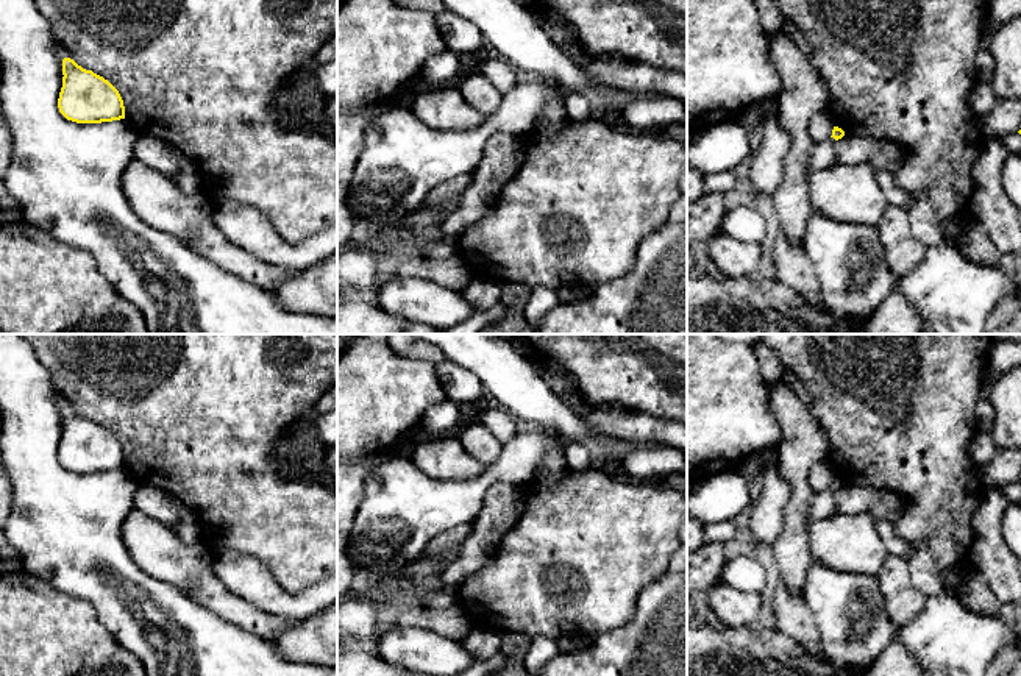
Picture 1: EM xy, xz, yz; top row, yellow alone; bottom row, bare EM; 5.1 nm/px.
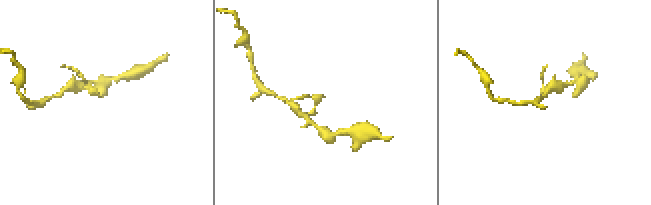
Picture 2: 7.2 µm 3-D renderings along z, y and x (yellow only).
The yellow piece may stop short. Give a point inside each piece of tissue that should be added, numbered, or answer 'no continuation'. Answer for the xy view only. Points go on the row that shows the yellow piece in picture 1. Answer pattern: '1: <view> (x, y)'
no continuation

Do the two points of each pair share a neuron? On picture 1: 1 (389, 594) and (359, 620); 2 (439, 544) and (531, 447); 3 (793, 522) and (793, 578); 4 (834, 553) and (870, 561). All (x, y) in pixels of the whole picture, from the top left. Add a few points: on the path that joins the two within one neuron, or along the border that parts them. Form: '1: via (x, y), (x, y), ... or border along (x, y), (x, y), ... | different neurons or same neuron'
1: via (381, 598), (364, 612) | same neuron
2: border along (472, 522), (464, 522), (439, 533), (425, 547) | different neurons
3: via (793, 536), (793, 564) | same neuron
4: via (843, 553), (860, 553) | same neuron

